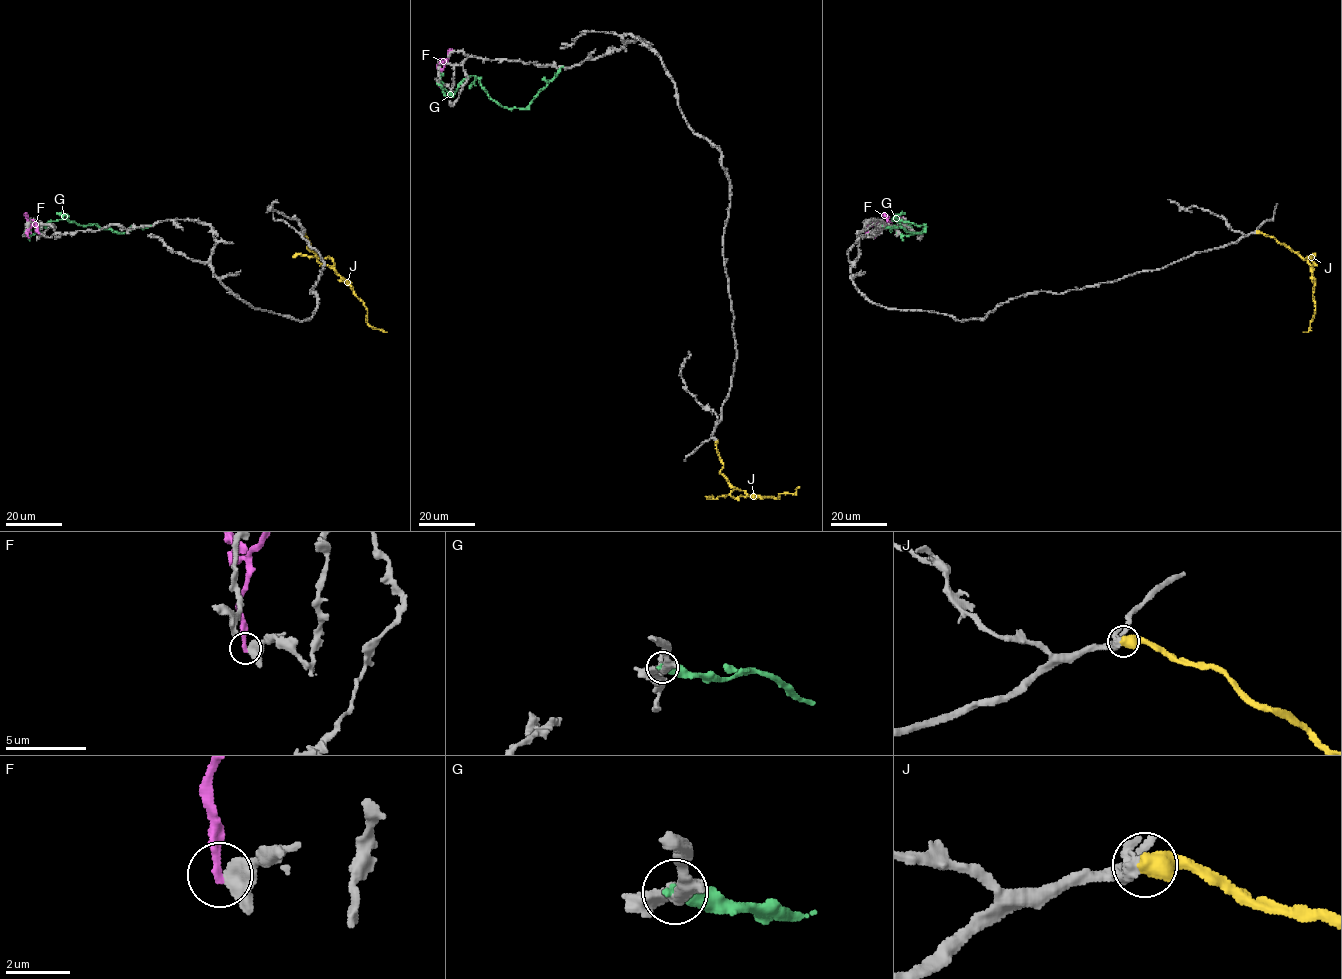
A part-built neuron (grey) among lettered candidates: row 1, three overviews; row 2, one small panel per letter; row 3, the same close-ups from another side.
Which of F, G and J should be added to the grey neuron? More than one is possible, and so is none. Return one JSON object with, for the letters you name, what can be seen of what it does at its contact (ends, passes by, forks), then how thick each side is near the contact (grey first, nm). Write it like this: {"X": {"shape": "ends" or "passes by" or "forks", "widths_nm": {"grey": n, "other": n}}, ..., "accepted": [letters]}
{"J": {"shape": "ends", "widths_nm": {"grey": 360, "other": 650}}, "accepted": ["J"]}

